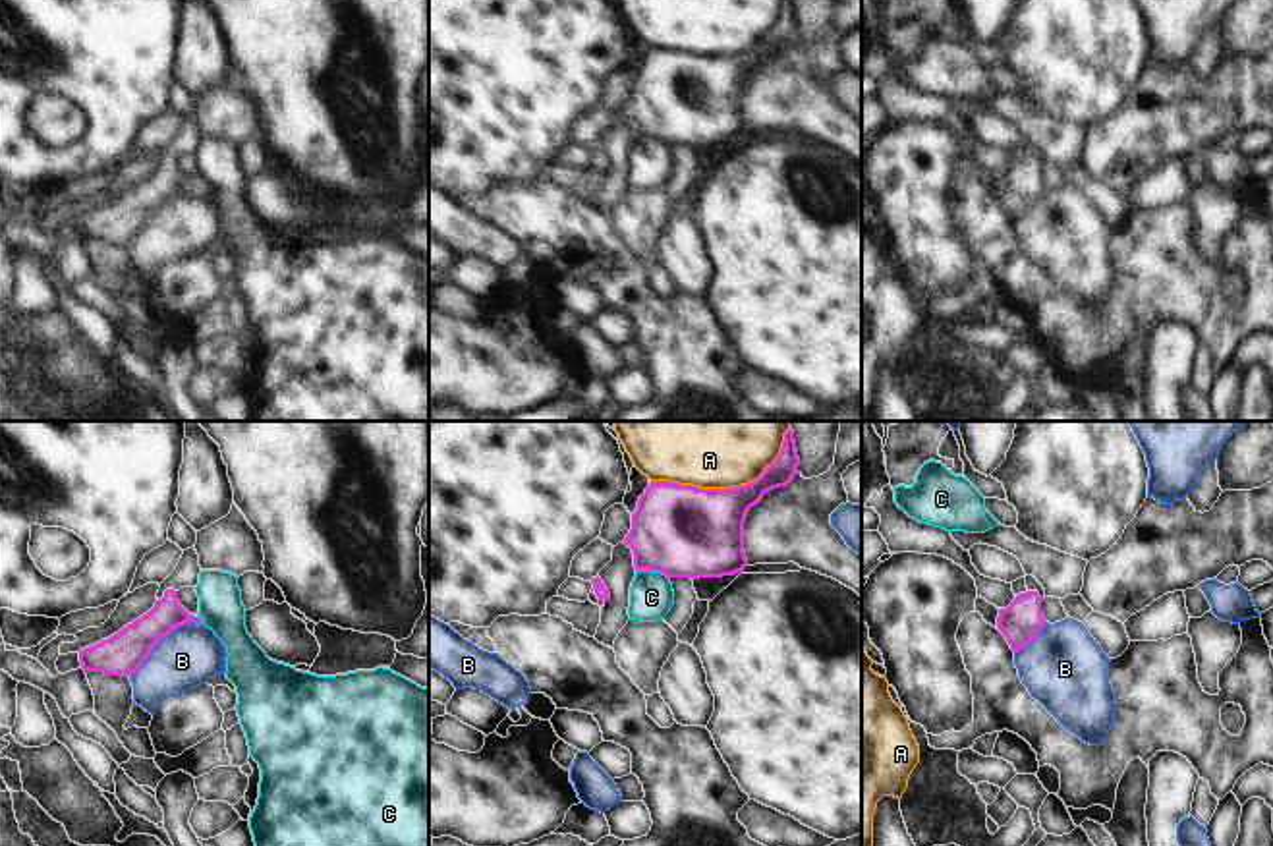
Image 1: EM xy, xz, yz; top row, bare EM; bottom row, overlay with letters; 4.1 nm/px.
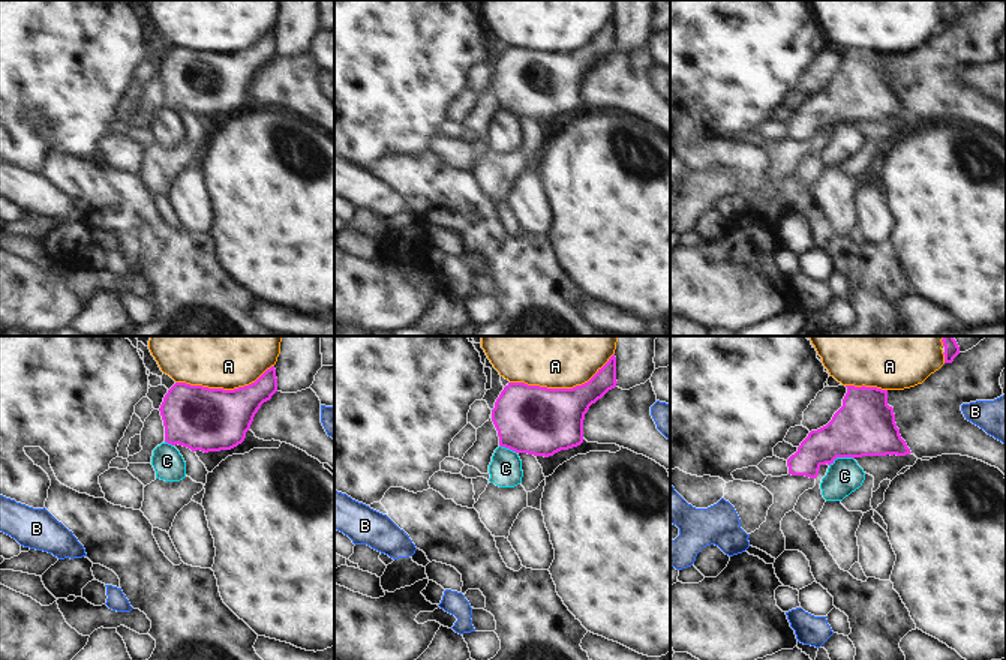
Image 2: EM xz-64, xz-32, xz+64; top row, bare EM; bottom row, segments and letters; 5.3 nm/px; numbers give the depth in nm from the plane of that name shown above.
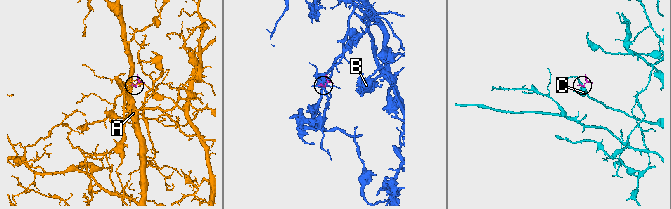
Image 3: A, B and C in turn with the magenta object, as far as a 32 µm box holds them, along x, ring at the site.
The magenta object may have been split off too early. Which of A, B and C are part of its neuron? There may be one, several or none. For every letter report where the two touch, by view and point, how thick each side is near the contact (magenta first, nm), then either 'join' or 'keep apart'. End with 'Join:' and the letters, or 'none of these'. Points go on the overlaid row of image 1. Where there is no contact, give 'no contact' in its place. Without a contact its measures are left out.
A: contact xz (729, 489); calibres 380 and 480 nm; keep apart
B: contact xy (159, 640); calibres 180 and 260 nm; keep apart
C: contact xz (653, 570); calibres 380 and 190 nm; keep apart
Join: none of these

